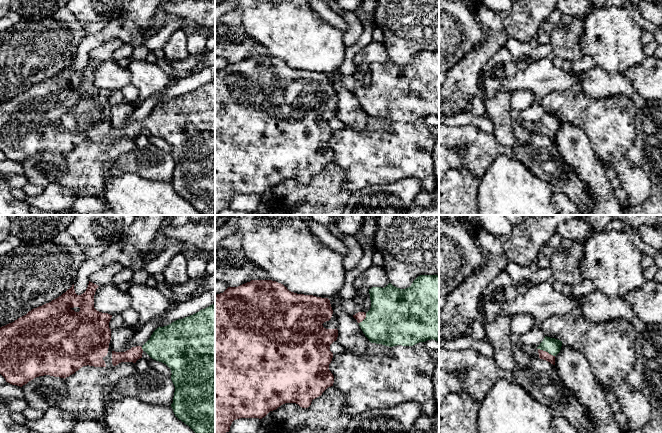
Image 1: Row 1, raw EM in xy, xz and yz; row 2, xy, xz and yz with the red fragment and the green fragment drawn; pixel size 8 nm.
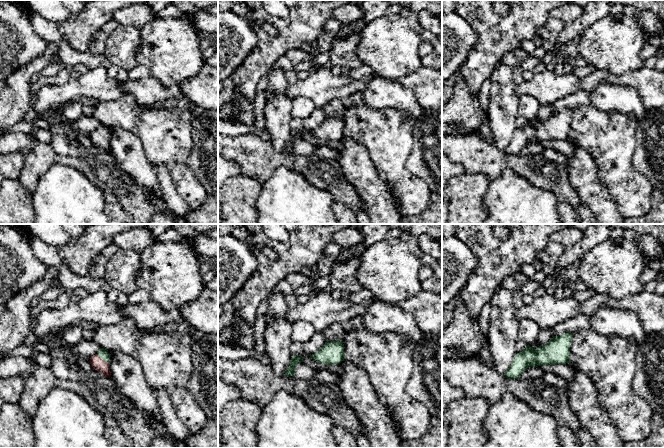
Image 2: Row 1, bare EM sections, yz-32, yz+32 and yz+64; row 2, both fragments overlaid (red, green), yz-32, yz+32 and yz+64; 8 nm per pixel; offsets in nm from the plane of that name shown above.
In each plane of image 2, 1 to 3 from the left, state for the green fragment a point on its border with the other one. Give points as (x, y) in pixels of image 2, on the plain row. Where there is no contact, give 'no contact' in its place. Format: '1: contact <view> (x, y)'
1: contact yz-32 (101, 135)
2: contact yz+32 (327, 141)
3: no contact

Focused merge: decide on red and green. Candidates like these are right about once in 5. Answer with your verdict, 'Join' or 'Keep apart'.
Join

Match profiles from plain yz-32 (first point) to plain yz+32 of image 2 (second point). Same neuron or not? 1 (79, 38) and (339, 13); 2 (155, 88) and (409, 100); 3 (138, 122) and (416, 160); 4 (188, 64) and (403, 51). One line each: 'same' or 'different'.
1: different
2: same
3: different
4: same

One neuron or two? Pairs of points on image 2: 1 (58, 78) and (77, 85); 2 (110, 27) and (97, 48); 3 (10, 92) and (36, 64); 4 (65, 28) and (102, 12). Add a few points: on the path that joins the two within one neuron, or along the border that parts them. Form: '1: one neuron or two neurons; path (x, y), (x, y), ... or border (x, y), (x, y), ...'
1: two neurons; border (71, 77), (65, 83), (44, 85)
2: one neuron; path (105, 32), (100, 37), (98, 43)
3: one neuron; path (17, 85), (29, 71)
4: one neuron; path (74, 28), (81, 27), (93, 16)

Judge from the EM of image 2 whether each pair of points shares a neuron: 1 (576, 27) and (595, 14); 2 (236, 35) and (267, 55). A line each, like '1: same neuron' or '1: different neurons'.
1: same neuron
2: different neurons

